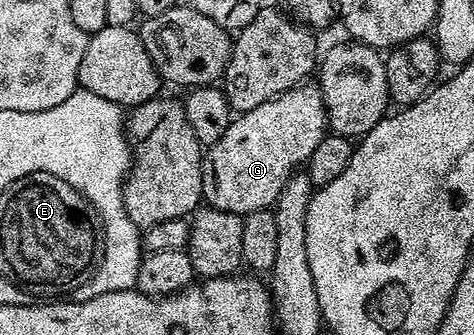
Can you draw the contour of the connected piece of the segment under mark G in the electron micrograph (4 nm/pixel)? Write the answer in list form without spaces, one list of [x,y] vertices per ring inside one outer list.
[[[314,83],[298,85],[268,103],[260,103],[260,107],[252,111],[237,114],[222,138],[209,146],[202,166],[205,204],[239,215],[270,209],[288,179],[299,167],[305,166],[312,151],[316,151],[327,136],[324,95]]]

